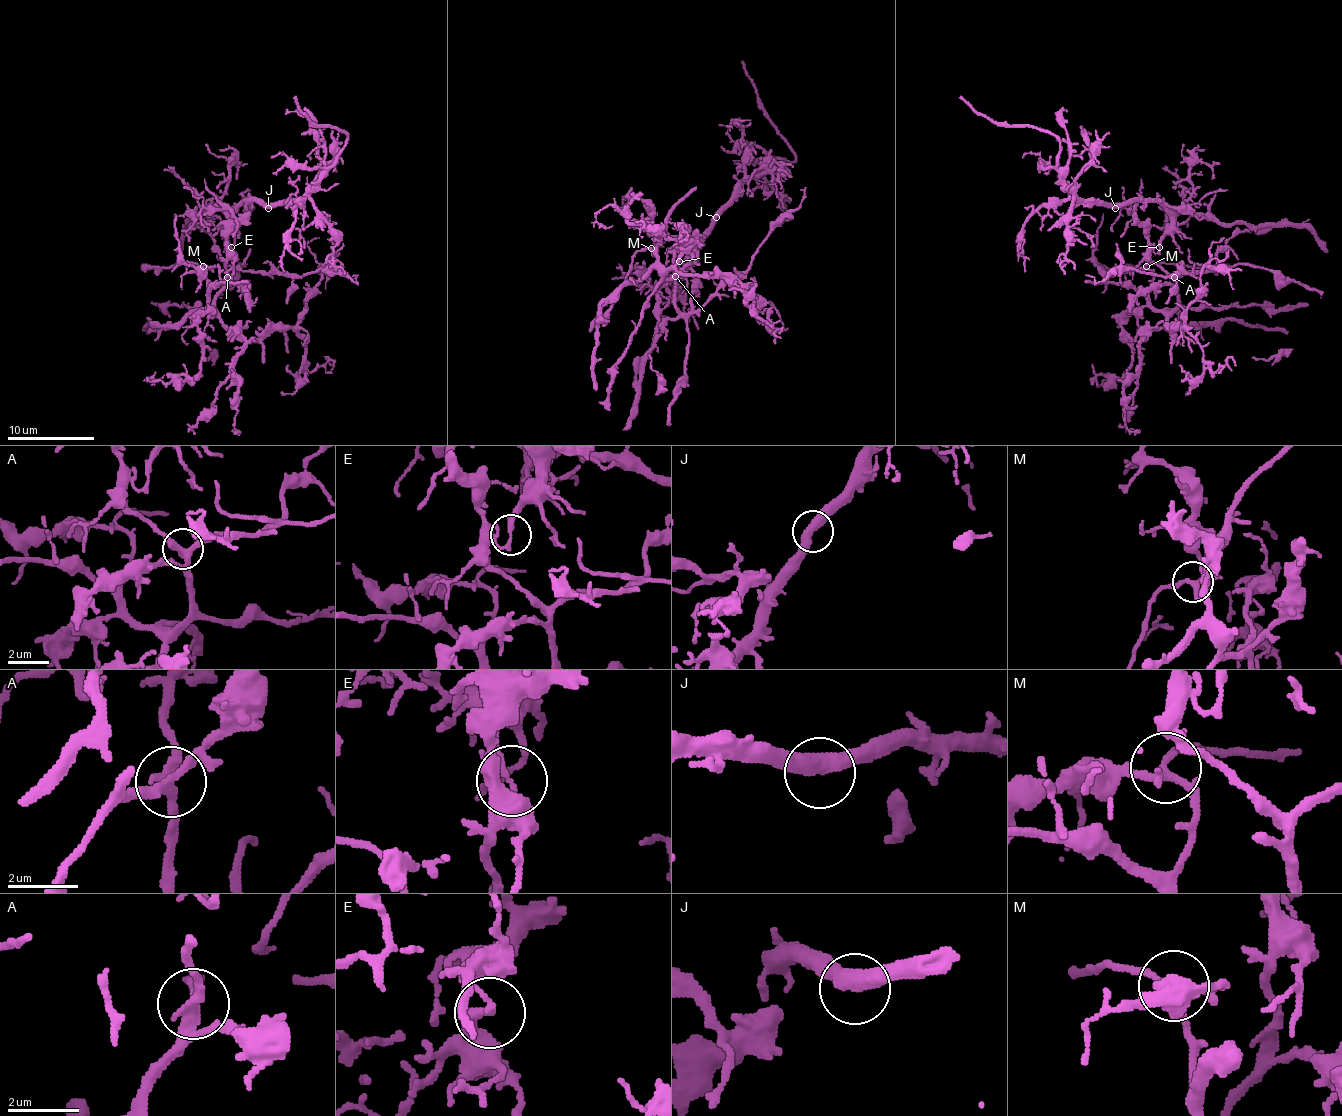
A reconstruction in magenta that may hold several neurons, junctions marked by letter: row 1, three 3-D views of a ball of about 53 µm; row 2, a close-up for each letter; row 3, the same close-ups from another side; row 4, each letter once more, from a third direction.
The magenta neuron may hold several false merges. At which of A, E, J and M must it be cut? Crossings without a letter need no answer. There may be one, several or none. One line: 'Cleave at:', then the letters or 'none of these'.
Cleave at: E

